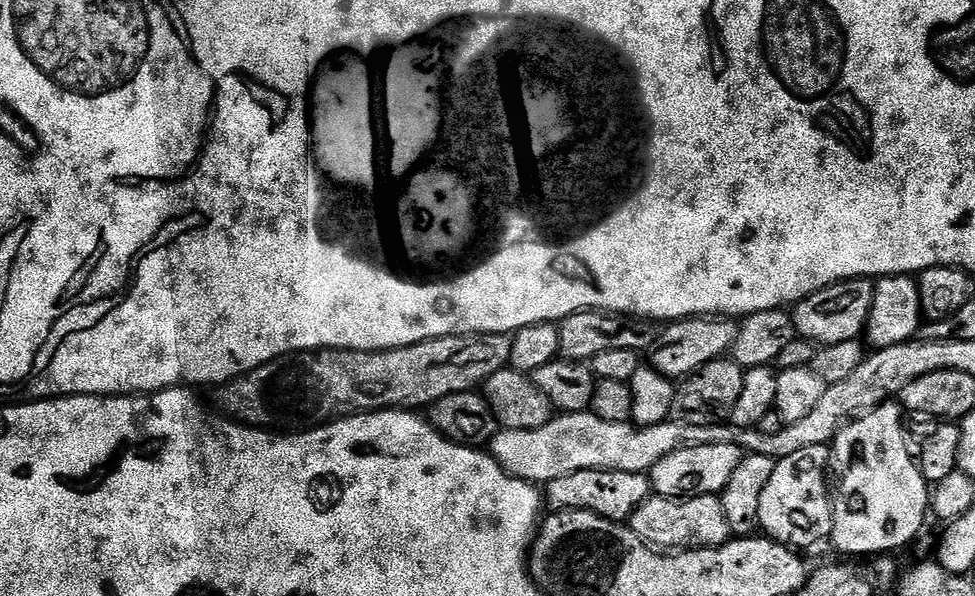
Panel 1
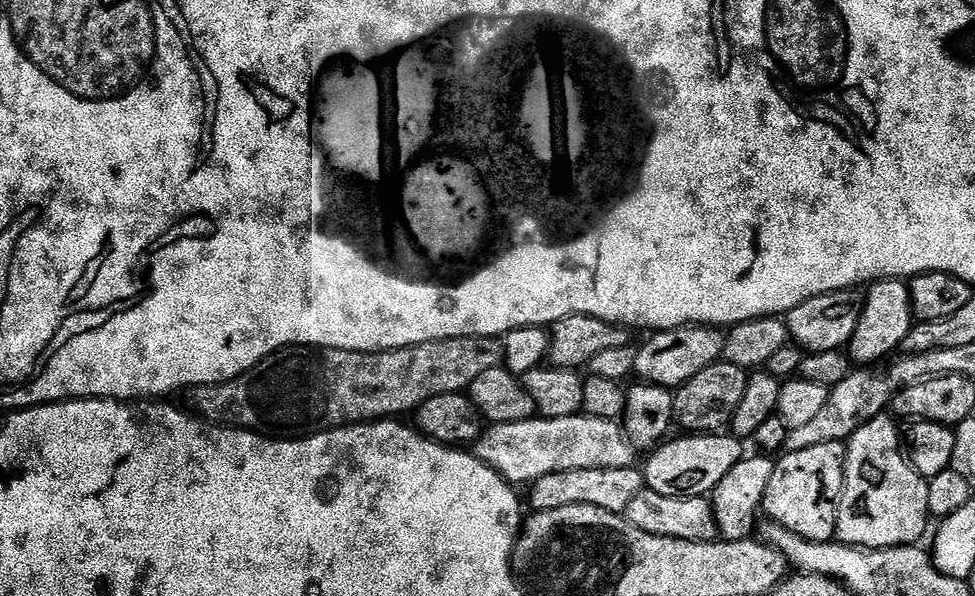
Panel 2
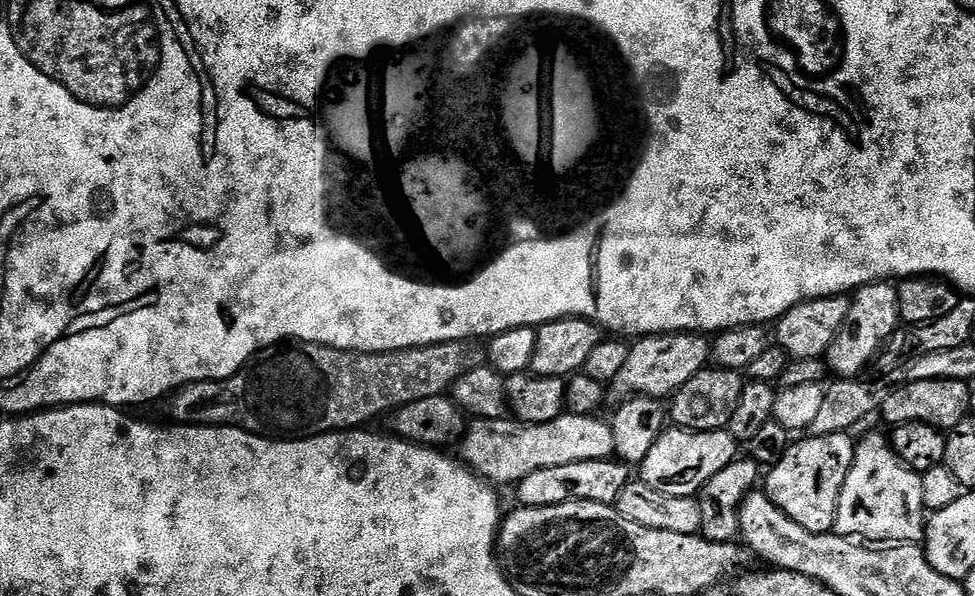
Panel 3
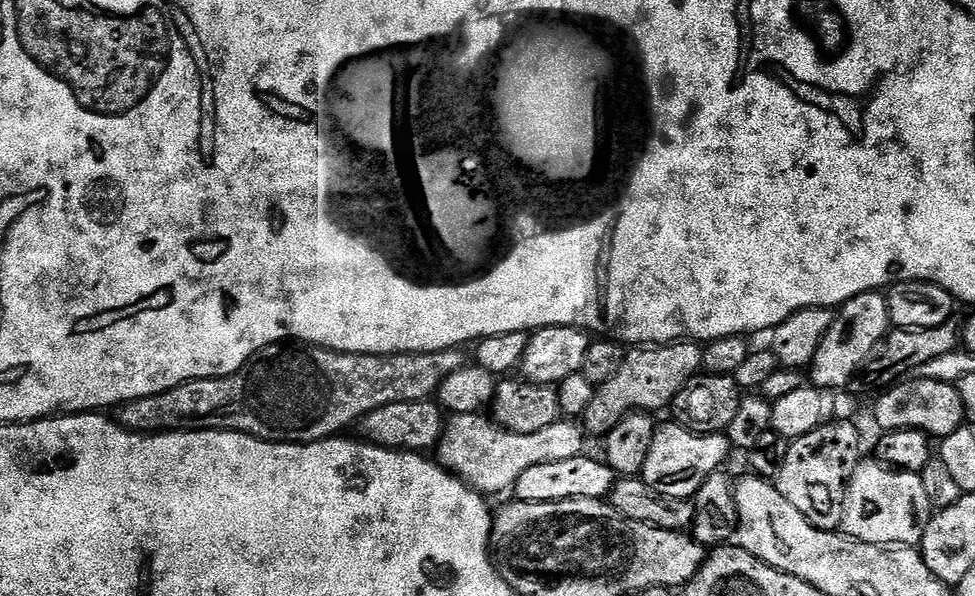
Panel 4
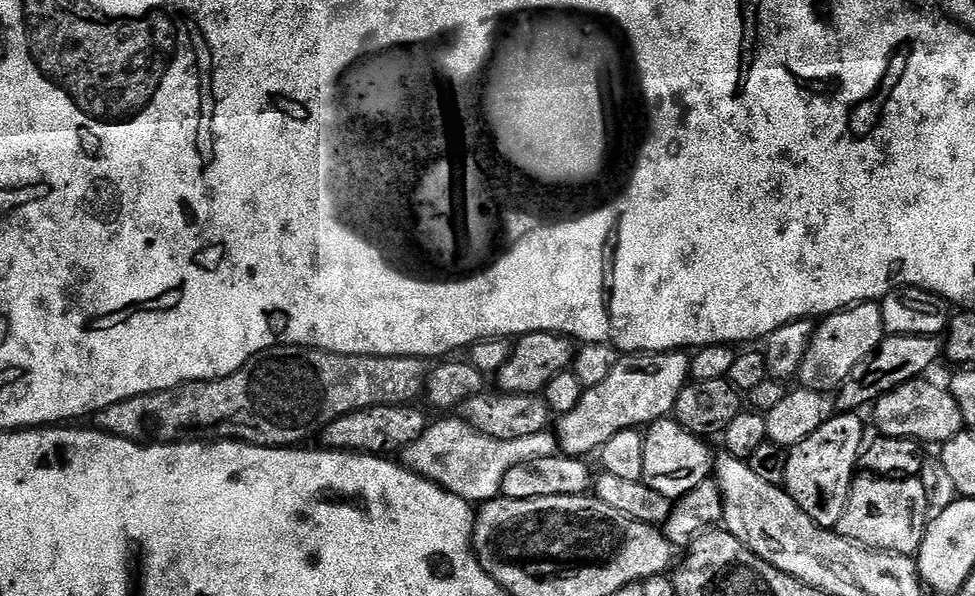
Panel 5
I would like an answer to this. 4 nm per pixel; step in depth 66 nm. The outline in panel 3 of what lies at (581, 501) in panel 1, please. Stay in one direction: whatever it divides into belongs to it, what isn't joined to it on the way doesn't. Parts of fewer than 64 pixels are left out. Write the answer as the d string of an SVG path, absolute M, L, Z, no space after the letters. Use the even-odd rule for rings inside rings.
M616 458L570 462L567 466L549 466L546 470L534 470L534 474L526 474L526 478L515 485L514 492L520 499L517 501L525 508L558 506L571 500L615 505L618 494L622 494L633 476L633 469Z

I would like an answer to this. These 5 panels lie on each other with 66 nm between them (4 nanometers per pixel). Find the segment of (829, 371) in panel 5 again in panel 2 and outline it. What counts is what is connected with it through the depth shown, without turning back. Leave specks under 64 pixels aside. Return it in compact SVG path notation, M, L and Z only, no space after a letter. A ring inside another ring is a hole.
M885 278L869 283L864 296L864 309L858 318L852 340L846 346L849 360L856 366L876 366L887 361L893 355L891 352L899 349L906 334L910 334L913 323L910 294L903 279Z

